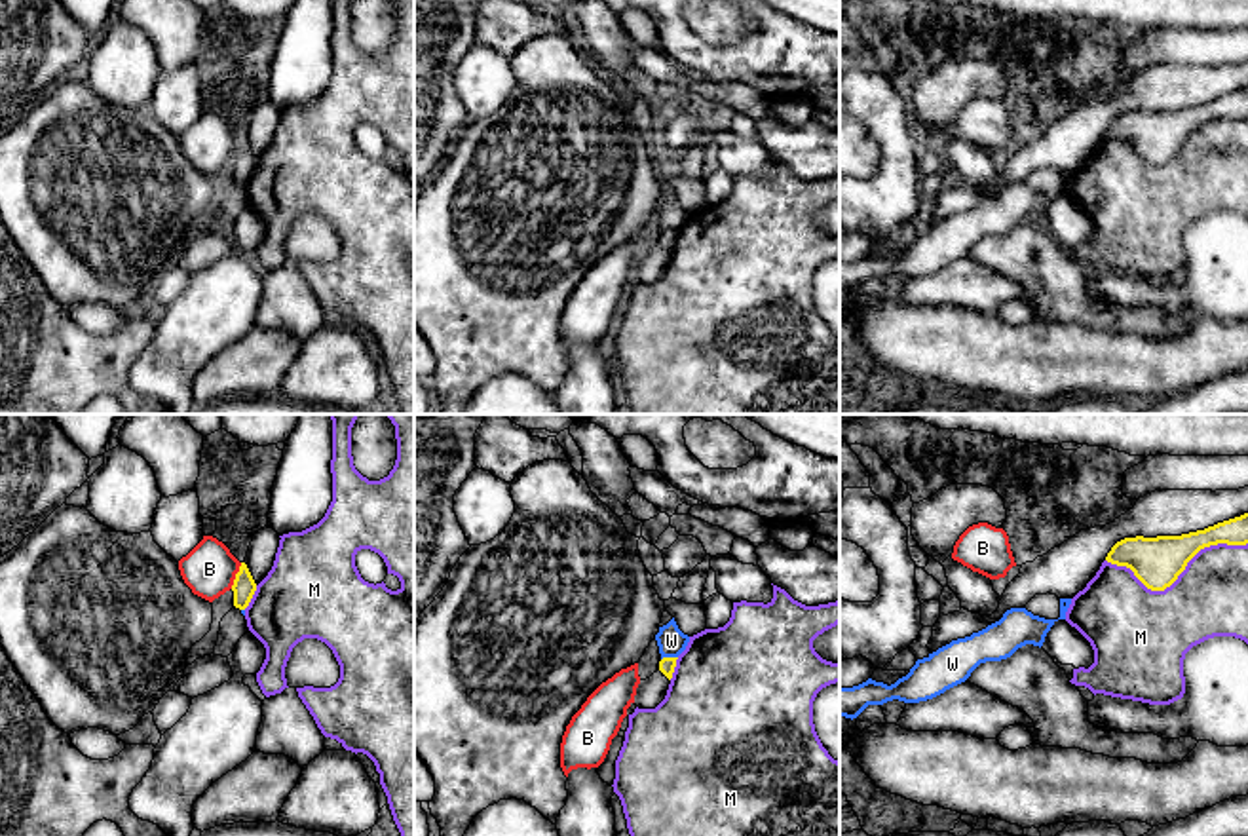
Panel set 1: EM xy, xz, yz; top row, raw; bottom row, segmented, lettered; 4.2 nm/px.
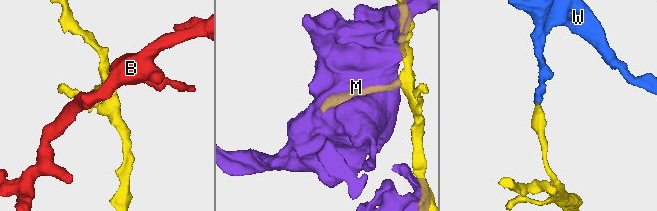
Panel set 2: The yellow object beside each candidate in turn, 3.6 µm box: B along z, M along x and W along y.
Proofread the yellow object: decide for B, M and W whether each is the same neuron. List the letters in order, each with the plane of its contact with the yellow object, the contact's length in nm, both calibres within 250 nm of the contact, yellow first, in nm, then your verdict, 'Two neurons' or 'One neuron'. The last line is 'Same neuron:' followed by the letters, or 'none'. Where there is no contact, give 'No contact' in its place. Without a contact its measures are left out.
B: Touches yellow in xy. Shared border 120 nm. Thickness 100 nm (yellow) against 220 nm. Two neurons
M: Touches yellow in yz. Shared border 600 nm. Thickness 200 nm (yellow) against 320 nm. Two neurons
W: Touches yellow in xz. Shared border 70 nm. Thickness 70 nm (yellow) against 120 nm. Two neurons
Same neuron: none

